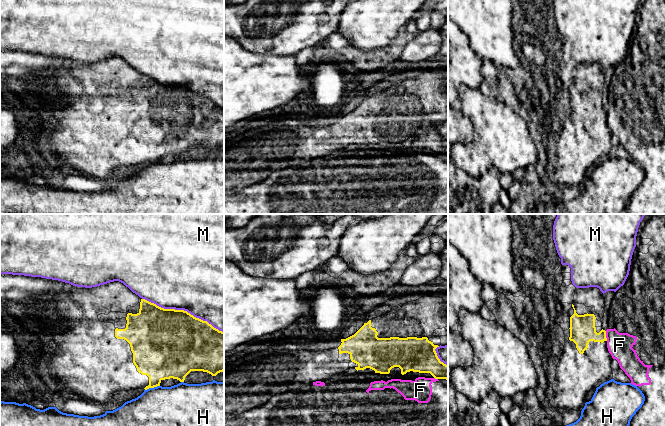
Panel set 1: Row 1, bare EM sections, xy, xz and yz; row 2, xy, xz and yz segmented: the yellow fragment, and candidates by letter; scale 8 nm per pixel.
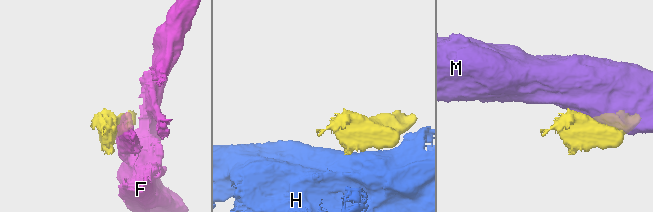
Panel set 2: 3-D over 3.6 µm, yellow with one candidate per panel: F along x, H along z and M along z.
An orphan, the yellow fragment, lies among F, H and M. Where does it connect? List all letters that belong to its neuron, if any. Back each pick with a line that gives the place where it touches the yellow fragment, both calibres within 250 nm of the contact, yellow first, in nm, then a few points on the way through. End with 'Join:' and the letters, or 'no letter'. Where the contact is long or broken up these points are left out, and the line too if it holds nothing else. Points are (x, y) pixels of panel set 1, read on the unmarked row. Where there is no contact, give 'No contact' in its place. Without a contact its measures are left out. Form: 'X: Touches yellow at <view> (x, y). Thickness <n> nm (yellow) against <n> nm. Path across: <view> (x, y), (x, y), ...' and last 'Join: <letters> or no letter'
Join: no letter

